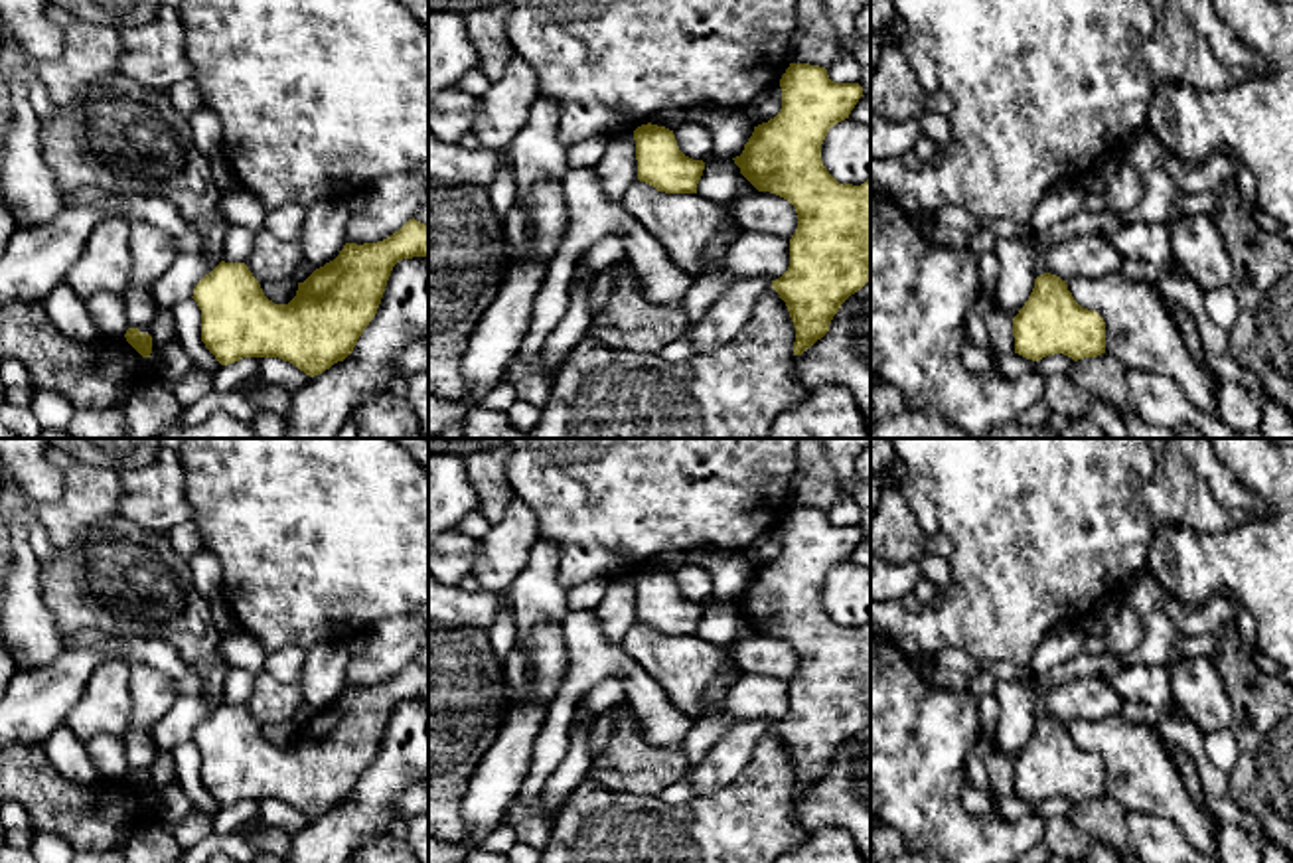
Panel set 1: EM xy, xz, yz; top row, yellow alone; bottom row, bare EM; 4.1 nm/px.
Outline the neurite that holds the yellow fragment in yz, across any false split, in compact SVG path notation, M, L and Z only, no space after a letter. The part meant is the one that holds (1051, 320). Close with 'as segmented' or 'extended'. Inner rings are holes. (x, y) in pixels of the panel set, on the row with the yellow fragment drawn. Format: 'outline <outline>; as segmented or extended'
outline M1044 273L1013 318L1015 353L1038 361L1064 353L1074 361L1105 353L1105 322L1096 310L1082 308L1066 280Z; as segmented

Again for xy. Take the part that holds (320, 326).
outline M409 219L377 243L345 243L340 255L298 282L288 304L268 300L245 263L221 261L193 288L201 310L201 342L221 365L243 357L280 357L314 377L343 361L381 304L393 267L403 259L428 257L428 225Z; as segmented

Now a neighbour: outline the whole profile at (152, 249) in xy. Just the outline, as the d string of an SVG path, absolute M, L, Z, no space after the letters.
M148 223L130 225L132 267L122 290L128 328L150 328L158 314L154 286L178 257L172 235Z

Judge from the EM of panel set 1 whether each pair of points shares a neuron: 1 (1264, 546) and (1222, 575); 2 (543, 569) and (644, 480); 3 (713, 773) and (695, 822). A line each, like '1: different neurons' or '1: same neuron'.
1: same neuron
2: different neurons
3: different neurons

